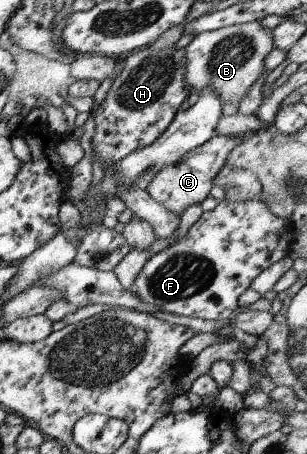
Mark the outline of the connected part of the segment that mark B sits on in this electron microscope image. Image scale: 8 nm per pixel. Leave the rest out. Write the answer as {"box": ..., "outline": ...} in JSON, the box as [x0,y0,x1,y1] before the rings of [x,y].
{"box":[183,20,275,108],"outline":[[[259,20],[201,32],[196,34],[193,40],[183,49],[183,56],[185,56],[185,60],[183,60],[185,62],[185,66],[183,66],[183,82],[189,86],[189,92],[199,92],[199,90],[209,86],[209,88],[215,90],[215,94],[219,96],[222,104],[229,102],[236,108],[245,97],[248,88],[261,75],[263,61],[272,49],[275,49],[272,32],[263,29]]]}

